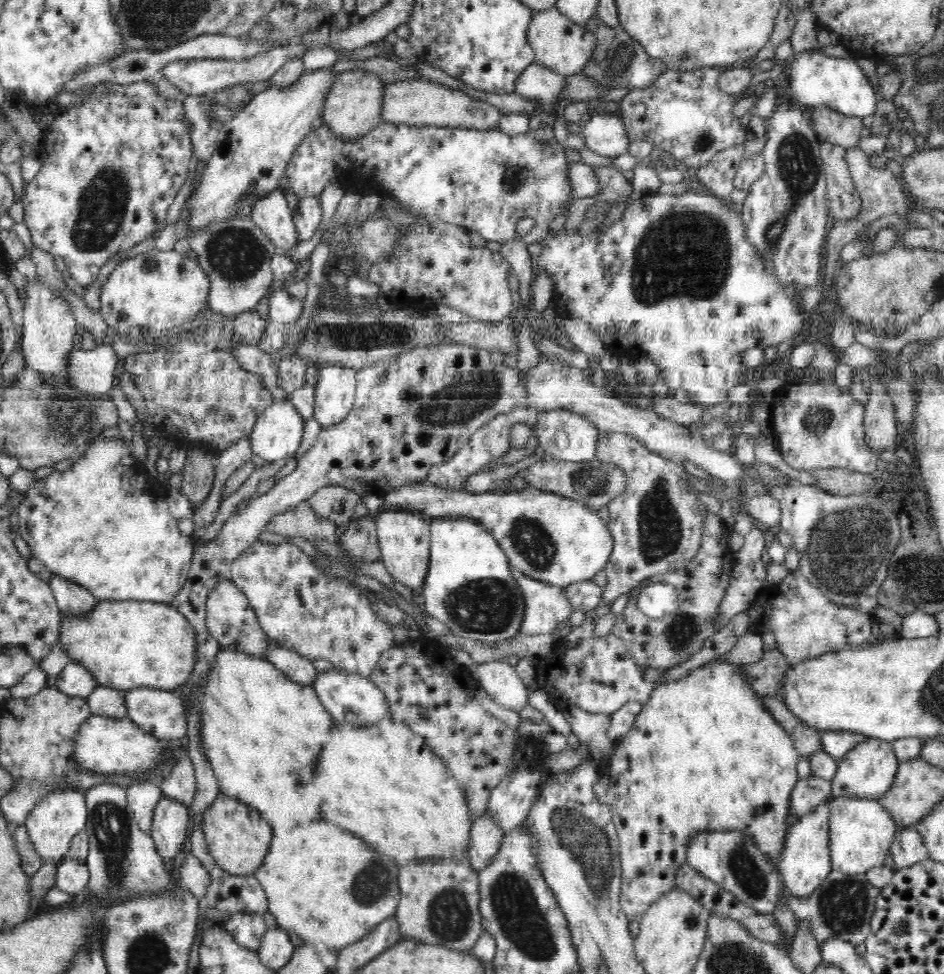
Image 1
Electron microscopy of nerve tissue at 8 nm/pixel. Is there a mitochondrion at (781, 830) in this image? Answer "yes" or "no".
no

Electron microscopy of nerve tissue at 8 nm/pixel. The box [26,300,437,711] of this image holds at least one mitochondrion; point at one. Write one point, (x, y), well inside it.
(72, 420)

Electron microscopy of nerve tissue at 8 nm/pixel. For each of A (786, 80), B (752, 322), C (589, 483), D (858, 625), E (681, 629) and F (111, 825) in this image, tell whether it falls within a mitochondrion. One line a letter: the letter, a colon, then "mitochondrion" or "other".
A: other
B: other
C: mitochondrion
D: other
E: mitochondrion
F: mitochondrion

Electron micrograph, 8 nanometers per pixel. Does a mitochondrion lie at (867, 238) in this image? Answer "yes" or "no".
no

